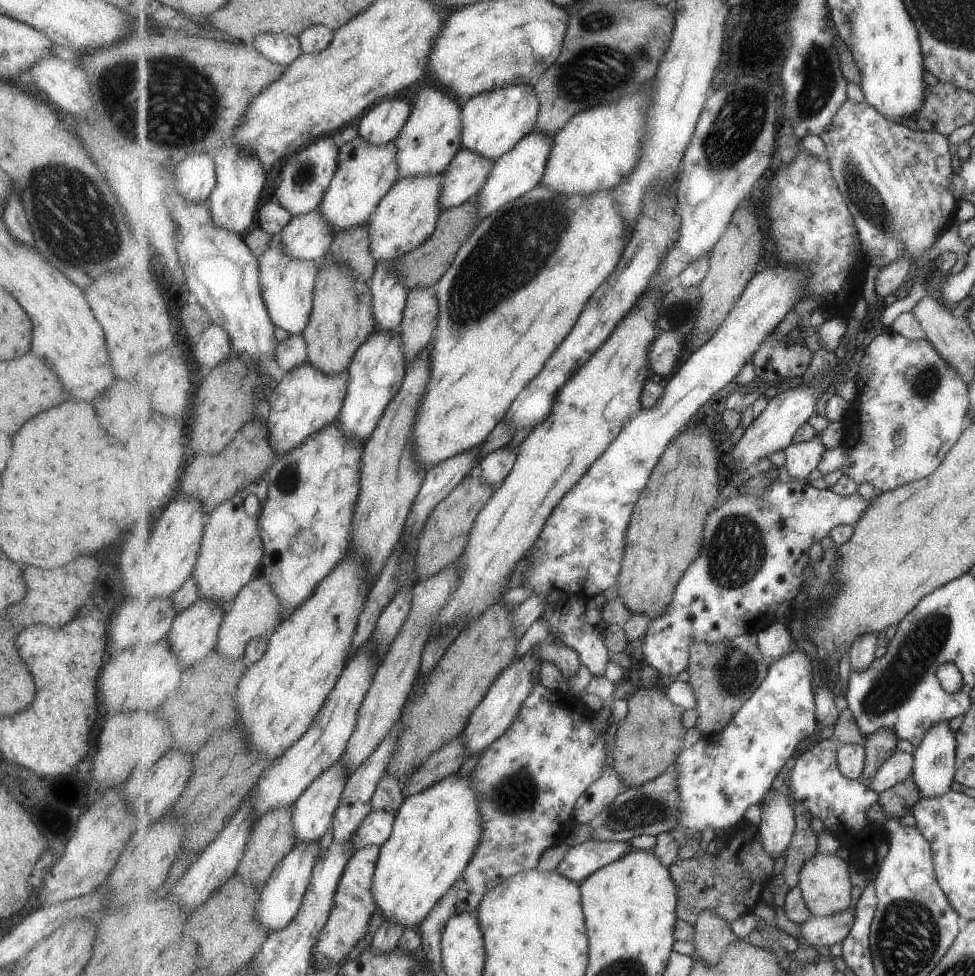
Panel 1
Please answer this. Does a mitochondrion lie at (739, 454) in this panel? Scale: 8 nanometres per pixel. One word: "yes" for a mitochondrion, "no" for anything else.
no

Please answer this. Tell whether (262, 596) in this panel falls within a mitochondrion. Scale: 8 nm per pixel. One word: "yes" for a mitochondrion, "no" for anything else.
yes

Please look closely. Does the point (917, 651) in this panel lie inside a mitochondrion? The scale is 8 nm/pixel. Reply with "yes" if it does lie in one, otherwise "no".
yes

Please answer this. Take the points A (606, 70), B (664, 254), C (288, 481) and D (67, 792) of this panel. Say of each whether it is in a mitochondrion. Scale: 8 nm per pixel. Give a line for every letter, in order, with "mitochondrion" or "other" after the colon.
A: mitochondrion
B: other
C: mitochondrion
D: other

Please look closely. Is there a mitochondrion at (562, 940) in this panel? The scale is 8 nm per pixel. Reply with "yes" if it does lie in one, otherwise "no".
no

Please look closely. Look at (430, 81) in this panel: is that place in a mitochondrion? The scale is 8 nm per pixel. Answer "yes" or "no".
no

